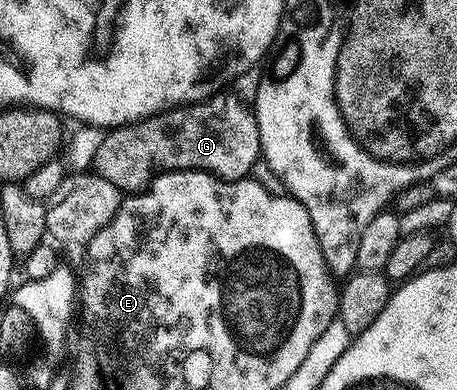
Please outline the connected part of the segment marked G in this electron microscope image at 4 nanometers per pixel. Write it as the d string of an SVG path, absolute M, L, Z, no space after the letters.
M215 93L200 103L163 109L147 119L137 119L134 123L107 130L100 149L94 154L93 170L104 177L104 181L112 181L119 191L137 193L149 187L155 175L163 175L166 171L206 171L217 179L245 179L253 172L261 154L258 118L253 110L233 93Z

